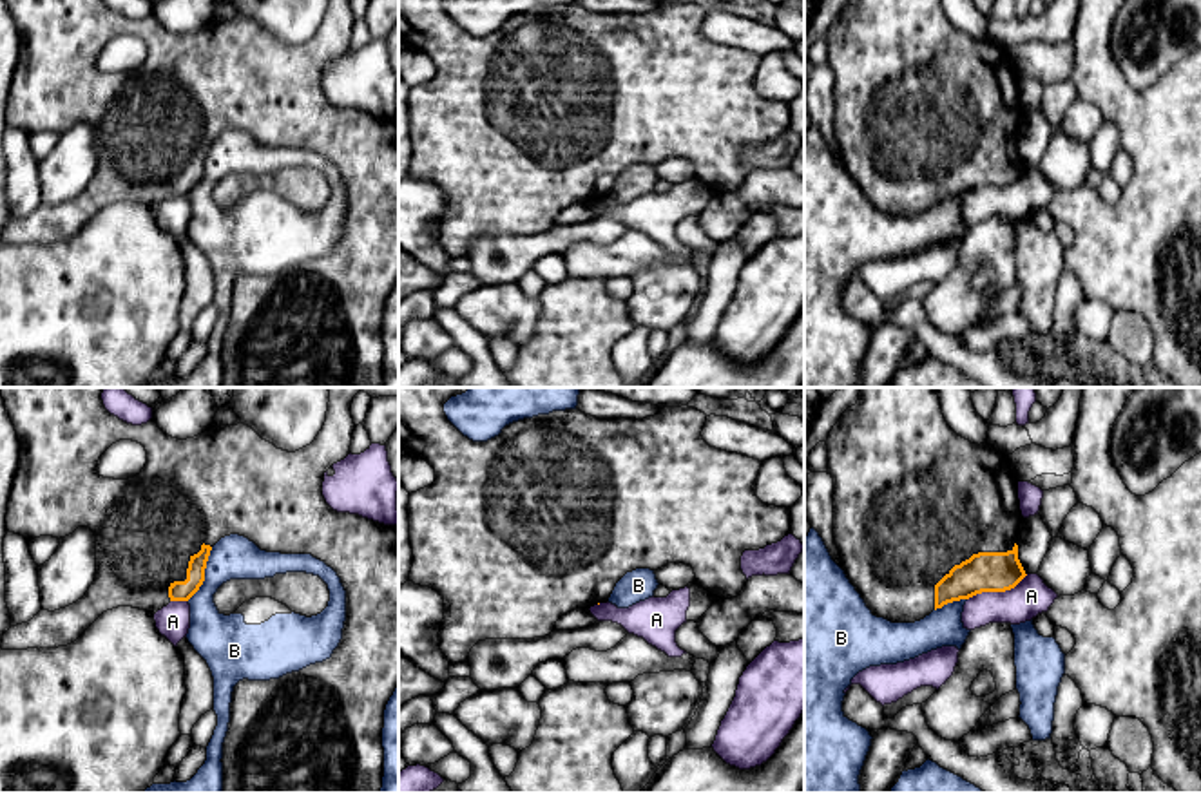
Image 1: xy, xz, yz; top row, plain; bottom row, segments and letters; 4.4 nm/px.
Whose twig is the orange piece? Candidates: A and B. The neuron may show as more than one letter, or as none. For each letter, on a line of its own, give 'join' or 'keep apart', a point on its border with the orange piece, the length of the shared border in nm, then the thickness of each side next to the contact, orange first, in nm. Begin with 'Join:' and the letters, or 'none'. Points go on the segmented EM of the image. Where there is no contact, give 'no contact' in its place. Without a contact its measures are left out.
Join: none
A: keep apart; meets orange in yz at (997, 591); contact 300 nm long; 180 nm thick on the orange side, 170 nm on the other
B: keep apart; meets orange in xy at (203, 574); contact 260 nm long; 100 nm thick on the orange side, 200 nm on the other

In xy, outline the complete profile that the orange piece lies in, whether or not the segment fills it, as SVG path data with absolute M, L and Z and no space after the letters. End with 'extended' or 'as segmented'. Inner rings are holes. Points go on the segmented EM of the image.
M0 387L5 411L14 425L16 436L20 440L20 460L18 469L11 485L11 496L7 502L5 523L7 530L20 534L27 540L40 536L65 538L72 534L78 527L87 527L96 536L96 578L85 596L76 603L49 612L40 610L31 621L11 626L4 635L2 650L27 650L27 648L58 648L74 643L103 612L118 607L132 607L156 614L170 601L188 601L205 581L205 568L212 547L225 536L239 534L254 541L261 550L281 552L281 554L312 554L313 558L324 561L331 567L346 590L346 621L342 628L342 639L333 650L331 657L310 664L299 672L286 674L279 679L270 681L248 681L243 679L234 686L230 702L230 722L223 742L223 793L380 793L384 777L384 748L382 748L382 728L384 728L384 710L399 686L399 523L384 525L359 514L337 512L333 511L322 496L324 473L337 462L350 454L351 435L355 429L351 418L351 400L360 391L359 387L328 387L330 402L326 411L326 422L315 440L295 451L288 453L277 449L274 444L263 440L252 427L245 424L237 425L210 425L205 433L178 440L165 435L154 418L147 424L132 425L118 416L110 415L101 400L105 387ZM132 440L145 447L147 463L139 474L127 480L103 478L98 474L96 465L100 456L116 442Z; extended

